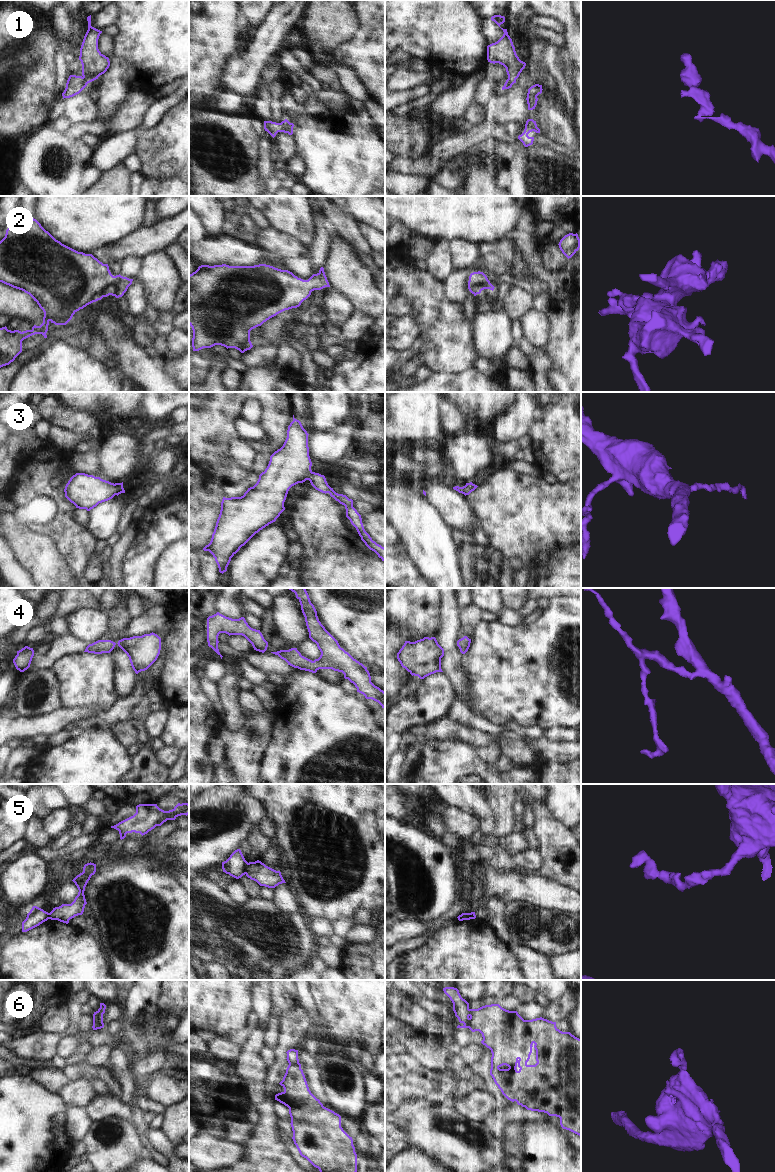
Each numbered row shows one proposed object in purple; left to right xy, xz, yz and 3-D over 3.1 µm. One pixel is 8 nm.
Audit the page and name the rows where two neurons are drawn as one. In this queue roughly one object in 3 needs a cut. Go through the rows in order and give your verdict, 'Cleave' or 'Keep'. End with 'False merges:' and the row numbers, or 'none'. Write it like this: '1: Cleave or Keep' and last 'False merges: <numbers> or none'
1: Keep
2: Keep
3: Keep
4: Keep
5: Cleave
6: Cleave
False merges: 5, 6.

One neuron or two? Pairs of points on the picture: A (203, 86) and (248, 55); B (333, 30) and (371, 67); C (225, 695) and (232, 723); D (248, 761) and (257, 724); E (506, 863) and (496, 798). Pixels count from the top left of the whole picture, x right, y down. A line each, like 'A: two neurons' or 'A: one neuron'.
A: two neurons
B: two neurons
C: one neuron
D: one neuron
E: one neuron

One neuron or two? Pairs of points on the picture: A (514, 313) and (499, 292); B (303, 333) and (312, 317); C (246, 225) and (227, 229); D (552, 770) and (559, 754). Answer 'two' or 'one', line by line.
A: two
B: two
C: one
D: two

